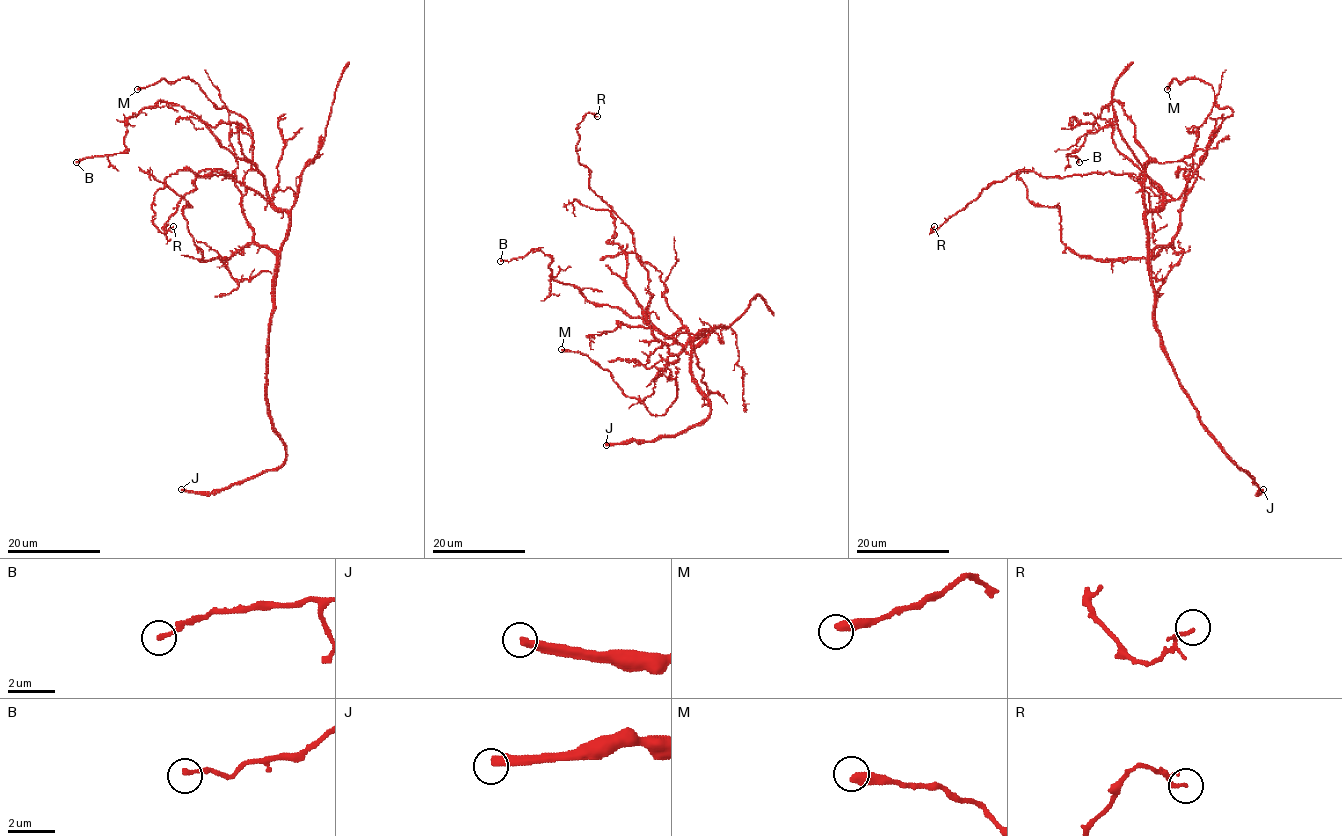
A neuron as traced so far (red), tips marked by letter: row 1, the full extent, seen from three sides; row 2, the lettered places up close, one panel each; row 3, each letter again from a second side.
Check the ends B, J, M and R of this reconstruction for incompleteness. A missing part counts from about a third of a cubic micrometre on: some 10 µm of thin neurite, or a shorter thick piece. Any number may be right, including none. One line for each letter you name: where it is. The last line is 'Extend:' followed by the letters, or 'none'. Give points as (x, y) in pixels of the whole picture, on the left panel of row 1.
J: place (181, 489)
Extend: J

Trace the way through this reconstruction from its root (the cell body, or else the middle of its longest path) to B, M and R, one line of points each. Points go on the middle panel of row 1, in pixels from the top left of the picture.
B: (713, 328), (697, 346), (683, 327), (665, 336), (641, 318), (556, 281), (551, 259), (535, 248), (500, 261)
M: (713, 328), (698, 333), (666, 365), (677, 394), (661, 415), (625, 396), (611, 373), (586, 355), (561, 349)
R: (713, 328), (689, 354), (651, 321), (648, 270), (632, 231), (579, 161), (577, 127), (587, 113), (597, 116)

